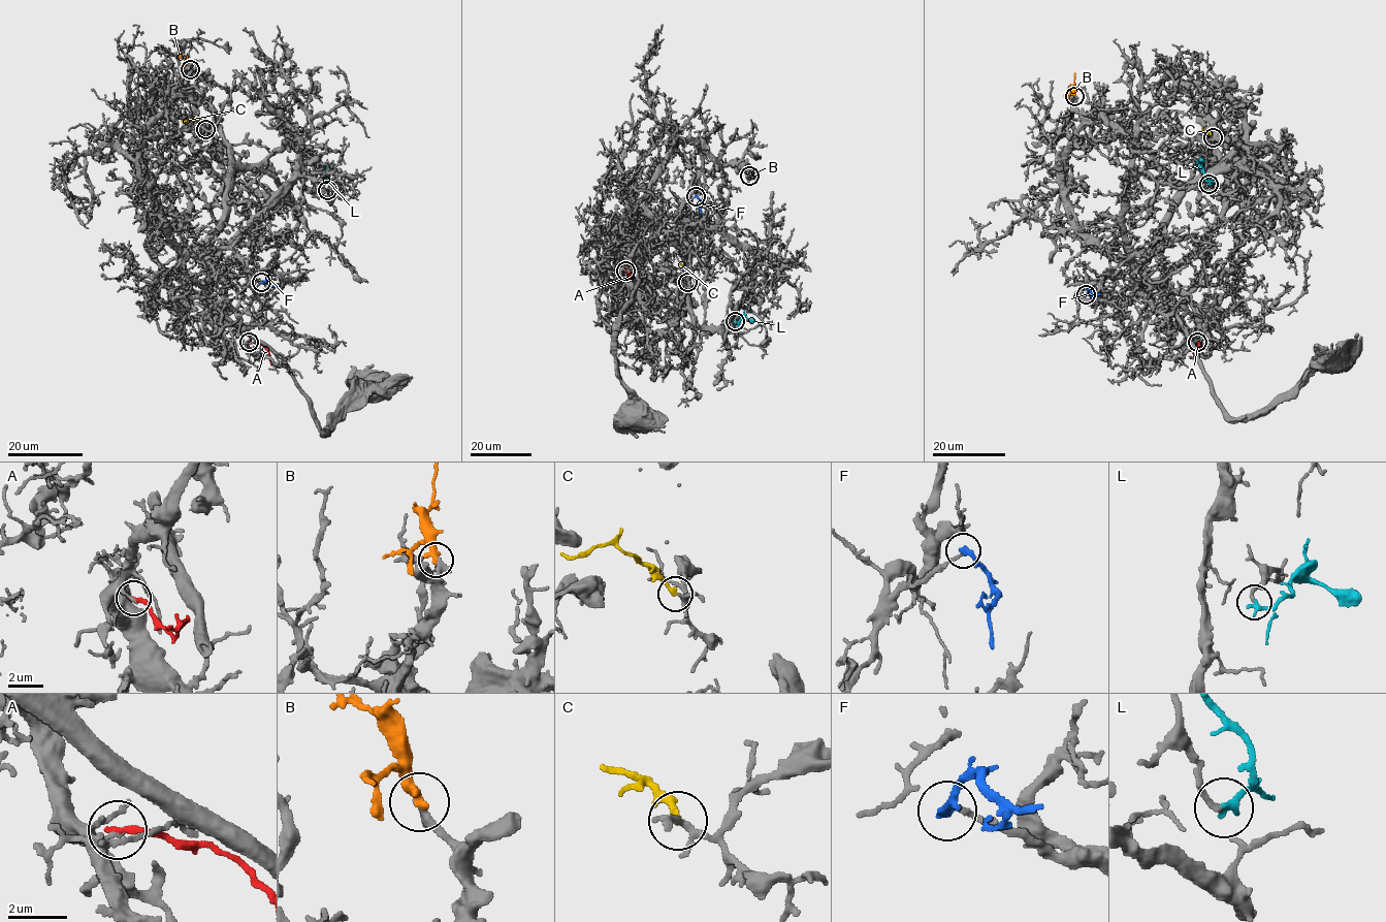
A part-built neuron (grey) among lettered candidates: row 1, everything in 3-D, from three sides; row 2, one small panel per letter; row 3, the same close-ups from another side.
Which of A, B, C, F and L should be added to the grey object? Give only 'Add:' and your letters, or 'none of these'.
Add: B

